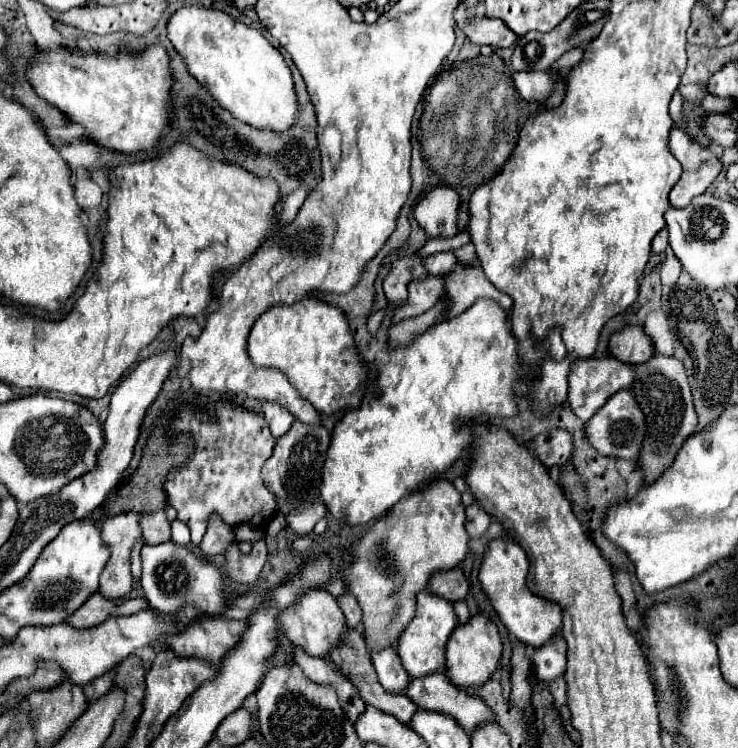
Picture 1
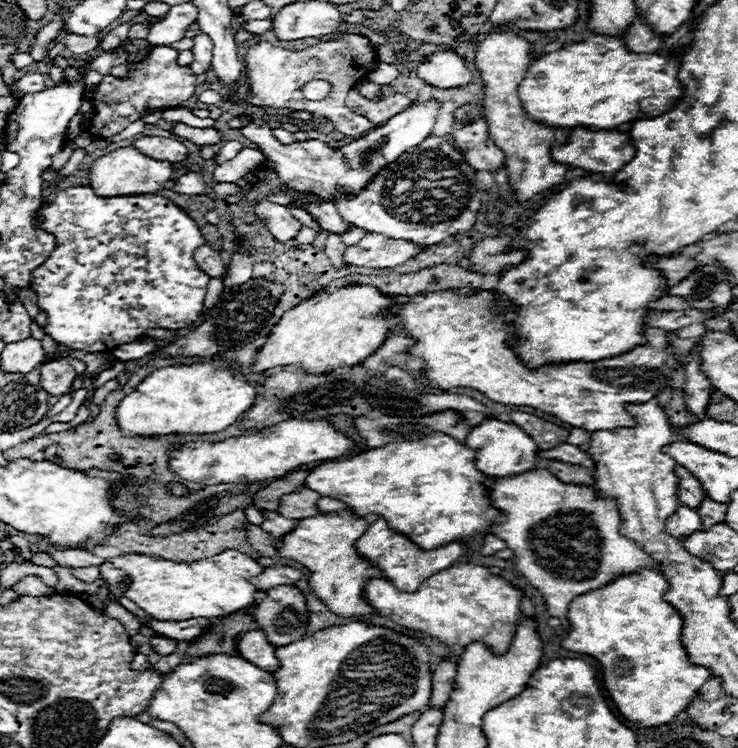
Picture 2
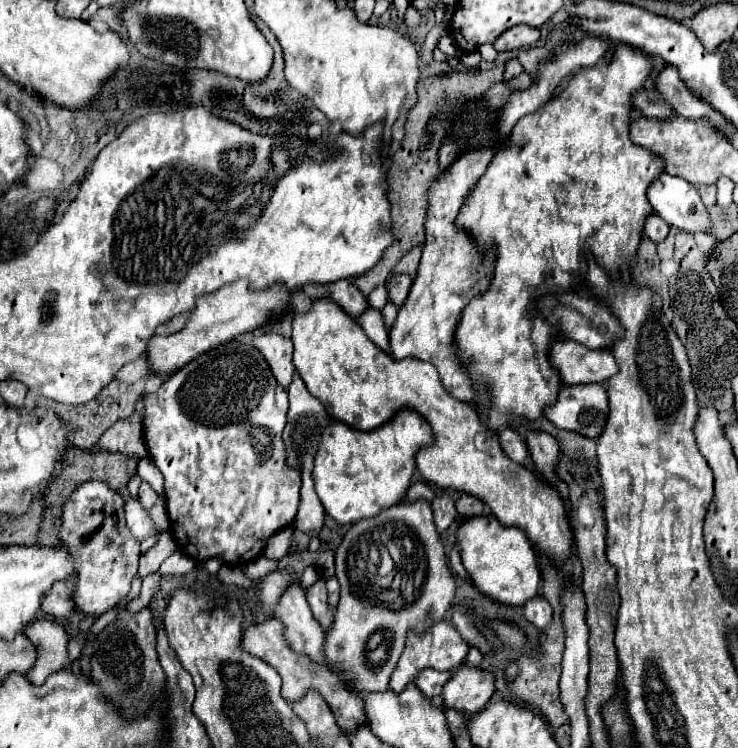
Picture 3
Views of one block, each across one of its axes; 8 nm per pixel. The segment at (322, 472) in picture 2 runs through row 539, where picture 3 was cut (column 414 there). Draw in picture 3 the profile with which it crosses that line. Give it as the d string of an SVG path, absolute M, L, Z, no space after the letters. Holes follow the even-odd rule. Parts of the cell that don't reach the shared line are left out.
M412 408L398 410L390 422L370 432L354 430L352 426L344 426L344 422L332 422L324 430L312 472L316 494L326 514L338 524L354 524L356 520L372 518L380 510L404 502L410 476L416 470L416 454L430 444L434 444L432 428Z

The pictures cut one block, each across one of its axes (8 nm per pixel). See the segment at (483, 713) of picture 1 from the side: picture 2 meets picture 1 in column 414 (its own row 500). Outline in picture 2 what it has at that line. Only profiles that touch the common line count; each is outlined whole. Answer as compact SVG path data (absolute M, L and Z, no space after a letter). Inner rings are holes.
M674 468L674 472L678 476L678 500L680 500L680 504L684 504L688 508L698 508L702 504L702 500L706 498L698 480L694 480L694 476L690 476L690 472L686 472L686 468Z

